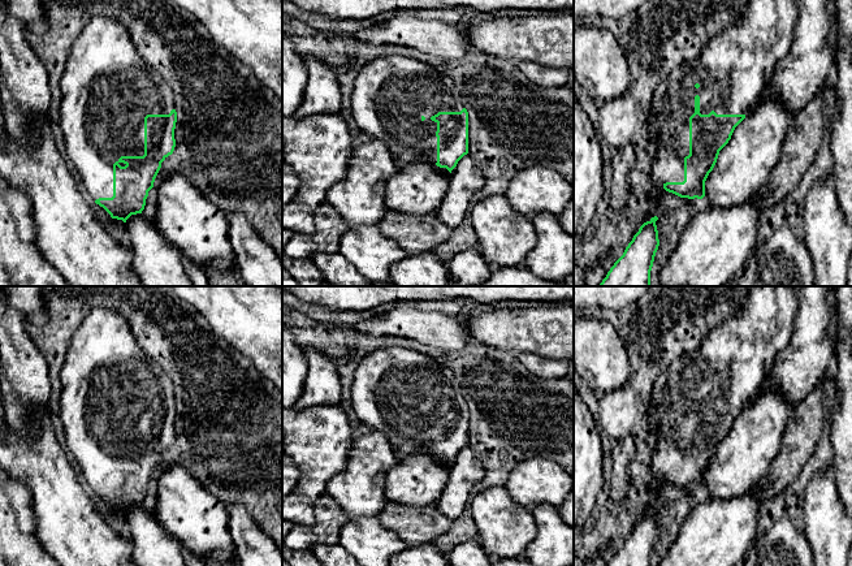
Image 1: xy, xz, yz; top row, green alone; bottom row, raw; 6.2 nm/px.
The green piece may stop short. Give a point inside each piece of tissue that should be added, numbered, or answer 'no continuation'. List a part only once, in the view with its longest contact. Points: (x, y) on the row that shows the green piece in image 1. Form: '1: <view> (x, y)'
1: yz (732, 70)

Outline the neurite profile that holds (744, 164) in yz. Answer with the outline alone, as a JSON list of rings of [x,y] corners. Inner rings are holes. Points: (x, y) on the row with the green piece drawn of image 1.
[[[765,92],[735,128],[728,143],[719,151],[717,163],[705,181],[702,206],[728,208],[751,199],[769,181],[780,156],[790,125],[791,116],[786,105]]]

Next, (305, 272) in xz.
[[[282,247],[282,267],[298,281],[299,286],[320,286],[324,282],[323,273],[311,259],[293,260]]]

